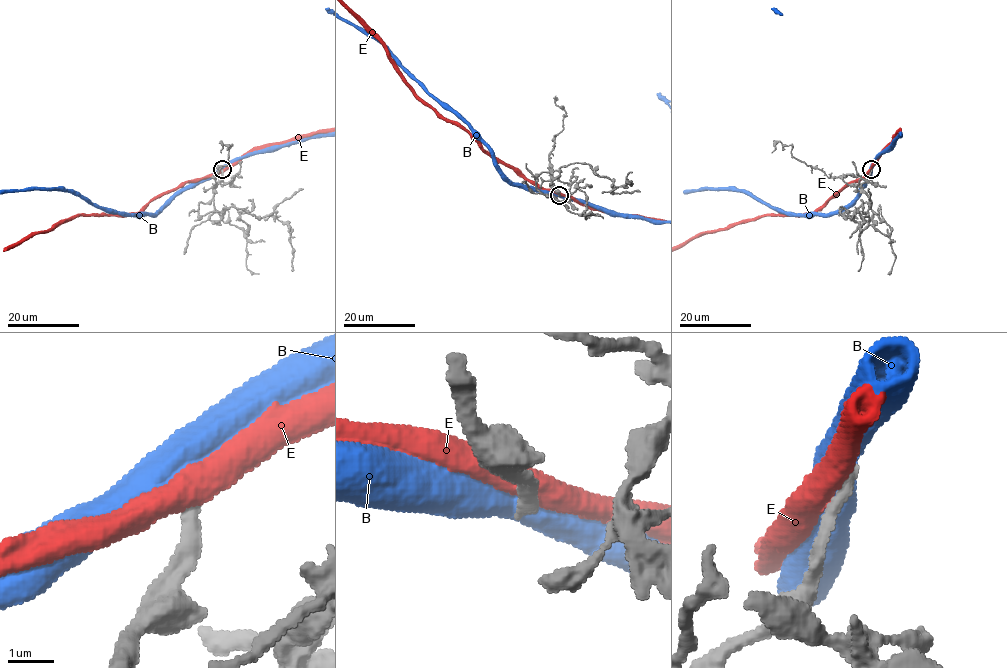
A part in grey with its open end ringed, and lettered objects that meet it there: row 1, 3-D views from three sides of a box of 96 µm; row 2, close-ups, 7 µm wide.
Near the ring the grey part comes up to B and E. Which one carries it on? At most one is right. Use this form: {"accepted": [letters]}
{"accepted": []}

